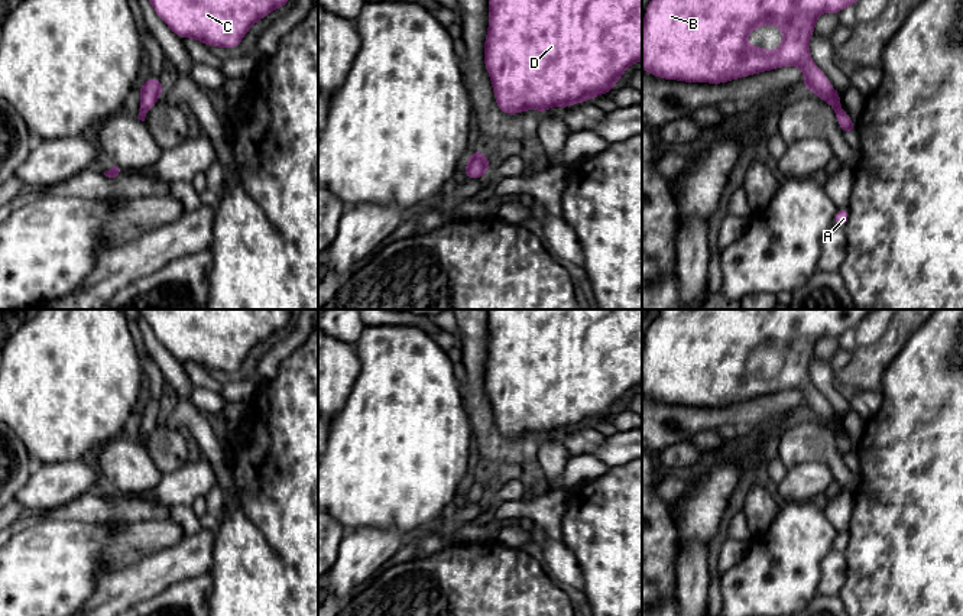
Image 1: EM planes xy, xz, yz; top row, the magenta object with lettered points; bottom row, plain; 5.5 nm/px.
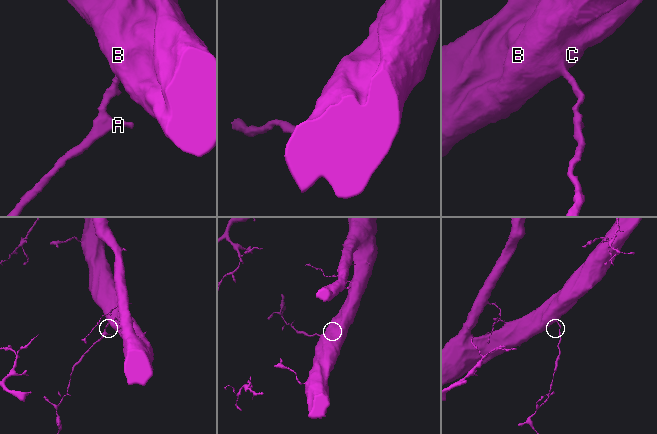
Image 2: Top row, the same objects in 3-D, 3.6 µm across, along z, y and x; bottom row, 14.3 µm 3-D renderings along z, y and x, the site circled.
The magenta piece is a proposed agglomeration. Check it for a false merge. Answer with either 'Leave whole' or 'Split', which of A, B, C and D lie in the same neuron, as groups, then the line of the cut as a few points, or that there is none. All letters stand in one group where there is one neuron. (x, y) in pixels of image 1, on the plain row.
Leave whole. Groups: A B C D. No split

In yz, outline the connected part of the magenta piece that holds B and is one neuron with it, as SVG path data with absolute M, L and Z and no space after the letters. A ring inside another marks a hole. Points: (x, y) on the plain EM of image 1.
M659 309L646 330L642 348L642 392L664 403L722 408L781 390L800 390L804 396L802 411L830 428L839 451L853 458L856 450L840 429L842 419L811 383L808 367L823 335L839 338L846 330L855 330L869 311ZM765 348L782 354L782 367L775 375L746 367L746 362Z

